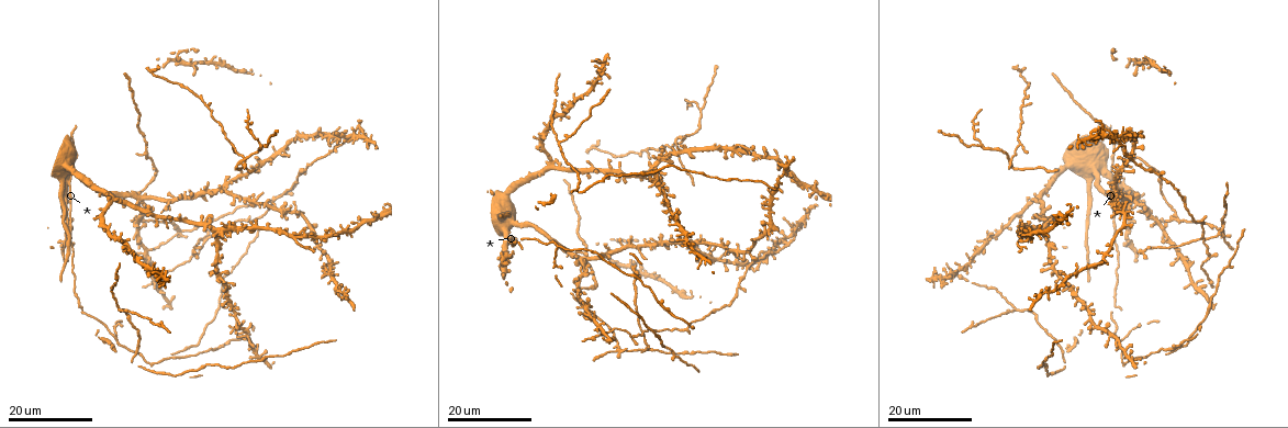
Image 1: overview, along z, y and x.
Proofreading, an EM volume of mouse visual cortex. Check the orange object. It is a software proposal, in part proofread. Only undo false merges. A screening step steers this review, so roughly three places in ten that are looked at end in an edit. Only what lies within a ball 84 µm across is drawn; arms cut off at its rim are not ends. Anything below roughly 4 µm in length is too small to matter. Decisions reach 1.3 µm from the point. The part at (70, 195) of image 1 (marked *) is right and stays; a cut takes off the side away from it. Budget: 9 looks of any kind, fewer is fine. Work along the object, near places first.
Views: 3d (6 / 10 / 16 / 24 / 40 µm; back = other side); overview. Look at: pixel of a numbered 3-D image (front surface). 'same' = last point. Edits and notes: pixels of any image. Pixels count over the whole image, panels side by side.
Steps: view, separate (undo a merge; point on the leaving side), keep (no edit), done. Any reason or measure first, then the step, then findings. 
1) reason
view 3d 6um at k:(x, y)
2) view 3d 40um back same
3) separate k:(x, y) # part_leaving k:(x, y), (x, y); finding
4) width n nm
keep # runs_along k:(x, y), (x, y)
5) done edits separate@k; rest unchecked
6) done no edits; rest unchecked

four or more arms meet
view 3d 16um at 1:(181, 228)

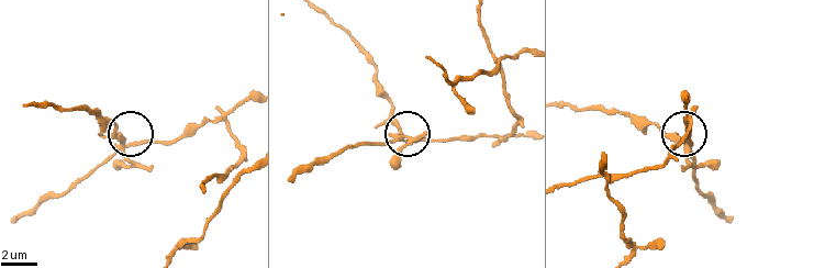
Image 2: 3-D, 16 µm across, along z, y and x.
view 3d 6um at 2:(399, 131)

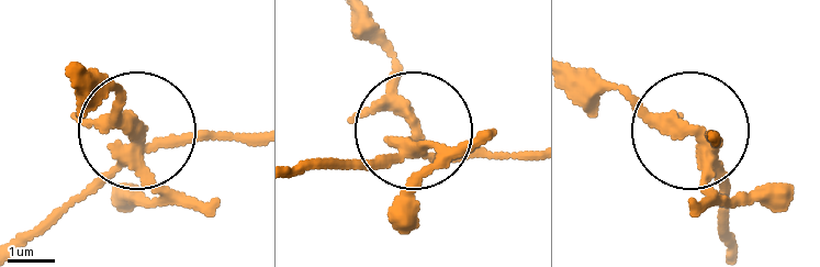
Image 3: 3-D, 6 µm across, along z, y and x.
side_arm 9 um
separate 3:(131, 187) # part_leaving 3:(127, 149), (135, 126), (92, 71); two neurons meet here

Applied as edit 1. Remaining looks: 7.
view overview

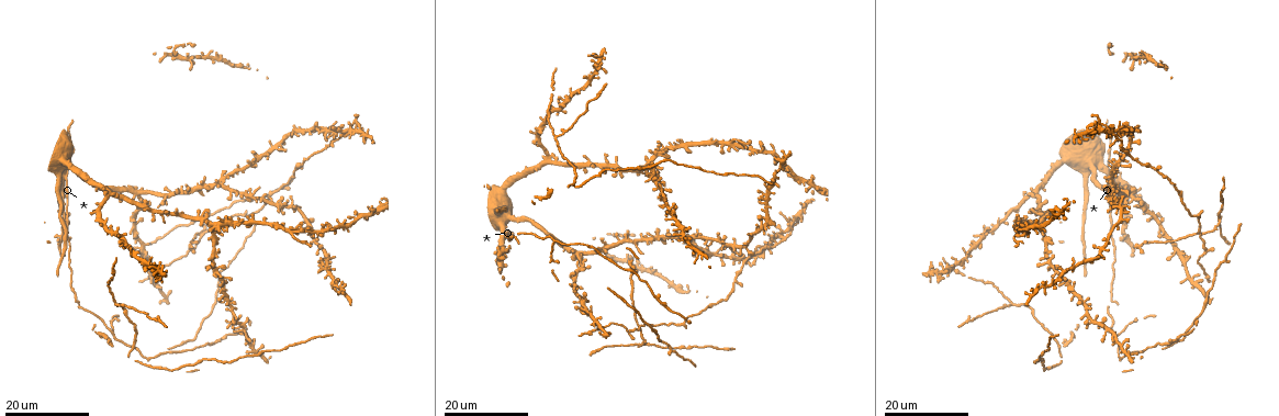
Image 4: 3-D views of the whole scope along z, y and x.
three-way junction
view 3d 16um at 4:(638, 343)

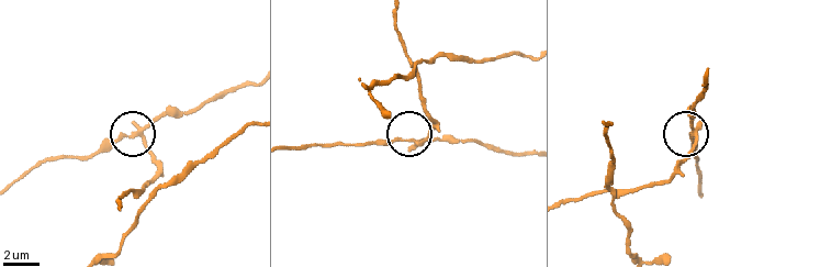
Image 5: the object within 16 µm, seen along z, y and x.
zoom in
view 3d 6um at 5:(411, 139)

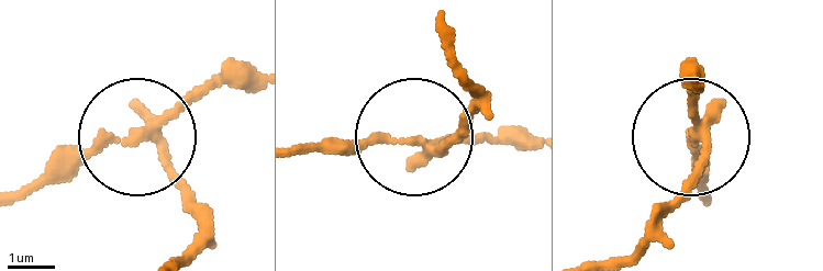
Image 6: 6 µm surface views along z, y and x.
from behind
view 3d 6um back at 6:(417, 140)

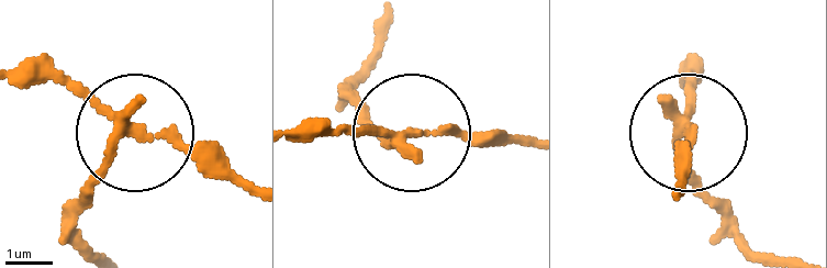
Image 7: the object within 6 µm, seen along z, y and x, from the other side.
arms 3
separate 7:(92, 182) # a second neuron is stuck on

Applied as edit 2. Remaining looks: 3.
see it whole again
view overview

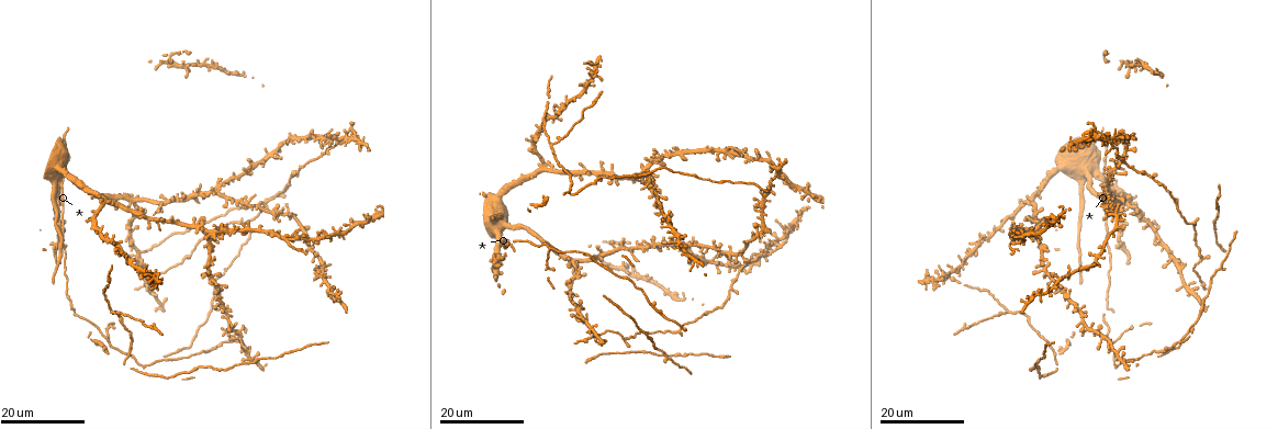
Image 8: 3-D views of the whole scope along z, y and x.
thin arm on a thick one
view 3d 16um at 8:(624, 337)

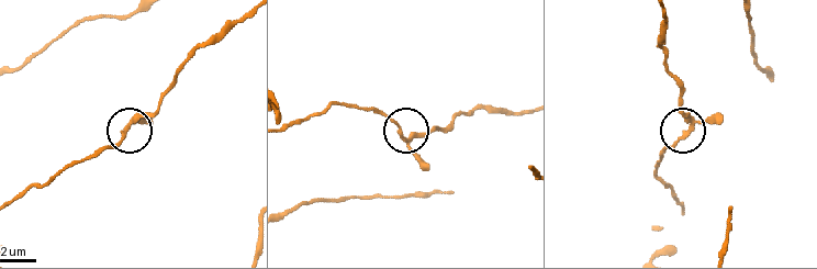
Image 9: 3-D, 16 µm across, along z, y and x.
zoom in
view 3d 6um at 9:(402, 136)

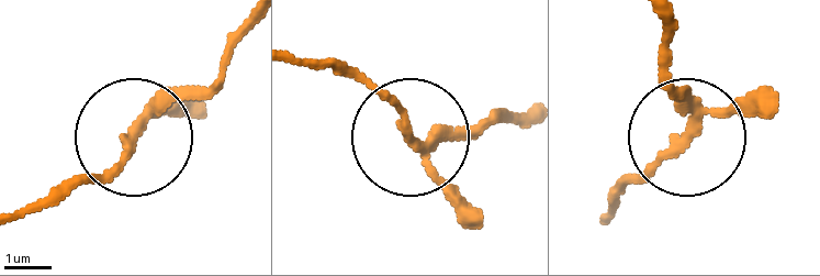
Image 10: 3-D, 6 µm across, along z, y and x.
arms 3
keep # runs_along 10:(524, 114), (417, 142), (346, 63); all the same neuron

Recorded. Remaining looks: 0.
done edits separate@3, separate@7; rest unchecked

